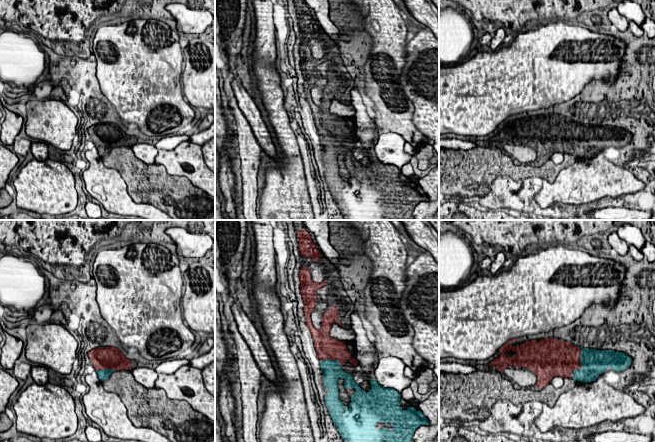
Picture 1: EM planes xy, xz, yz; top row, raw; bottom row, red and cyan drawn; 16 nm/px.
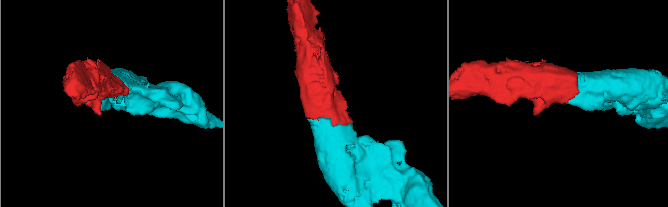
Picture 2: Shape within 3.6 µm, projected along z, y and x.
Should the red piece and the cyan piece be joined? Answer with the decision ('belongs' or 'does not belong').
belongs

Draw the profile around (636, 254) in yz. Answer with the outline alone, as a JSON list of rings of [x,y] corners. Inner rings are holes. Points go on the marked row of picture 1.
[[[630,245],[628,247],[628,251],[631,254],[631,257],[636,261],[642,261],[644,259],[644,254],[641,252],[641,250],[638,250],[635,246]]]

